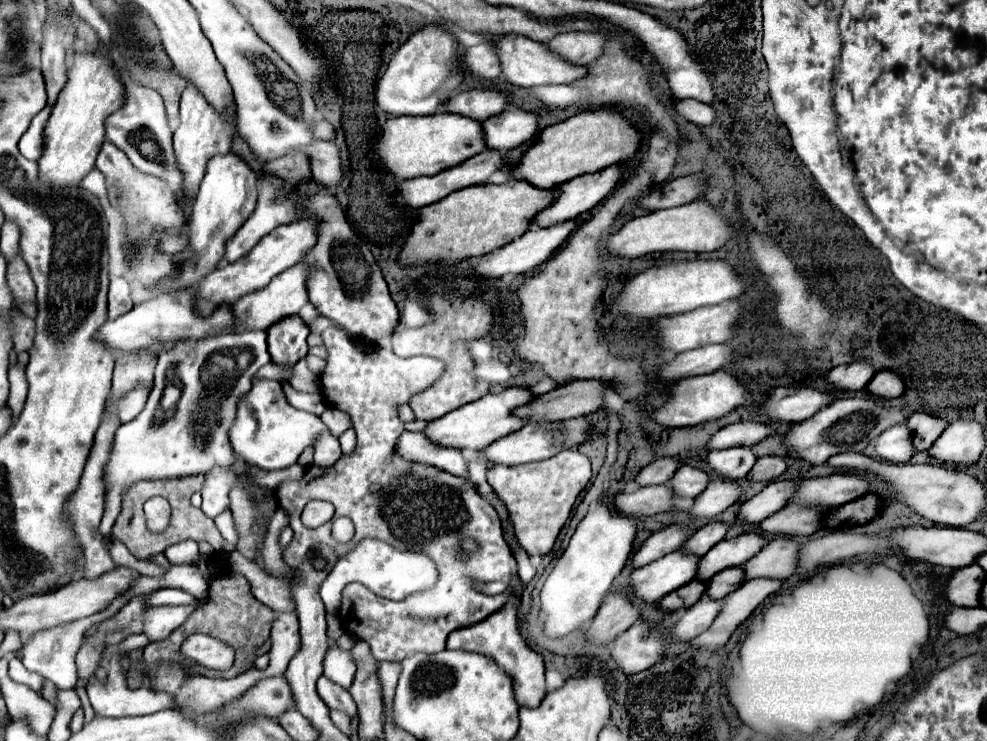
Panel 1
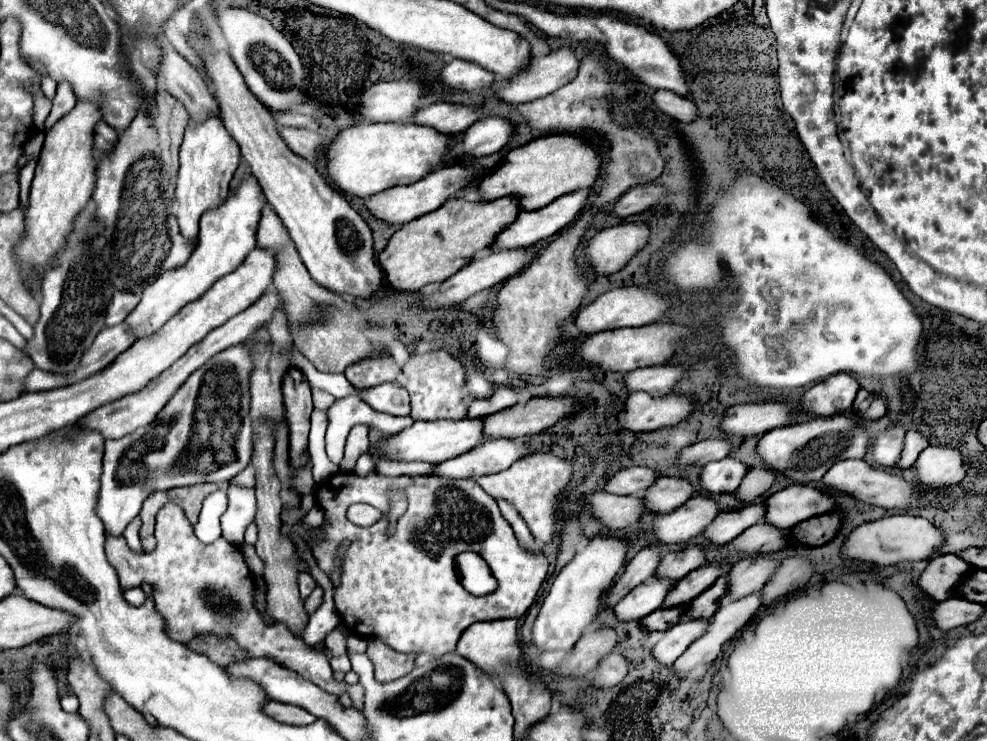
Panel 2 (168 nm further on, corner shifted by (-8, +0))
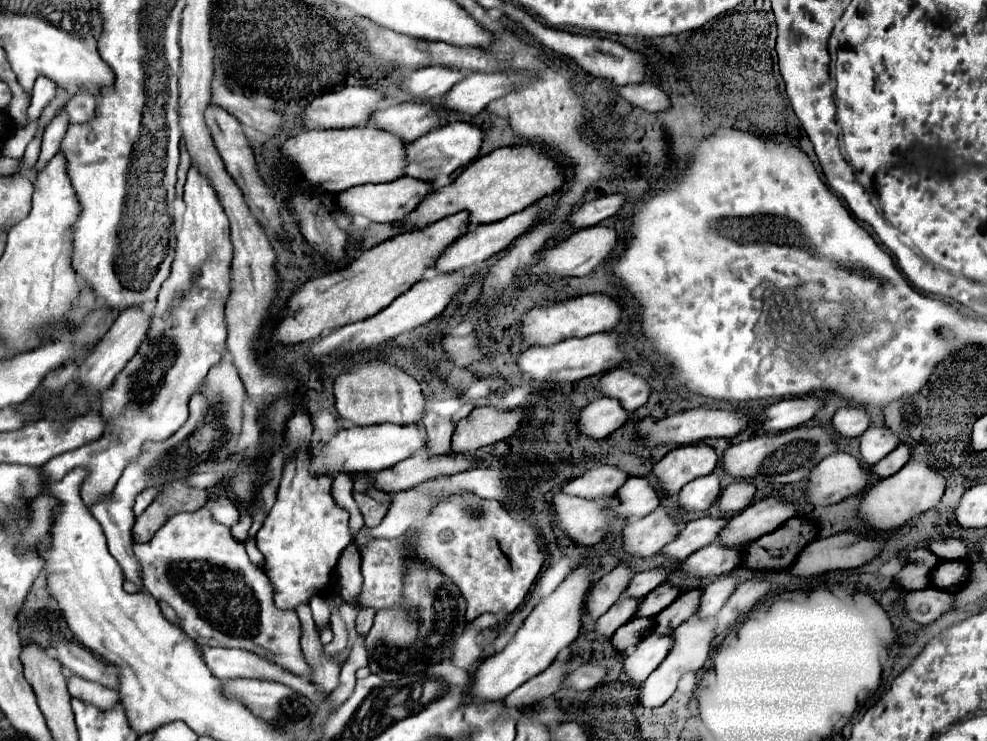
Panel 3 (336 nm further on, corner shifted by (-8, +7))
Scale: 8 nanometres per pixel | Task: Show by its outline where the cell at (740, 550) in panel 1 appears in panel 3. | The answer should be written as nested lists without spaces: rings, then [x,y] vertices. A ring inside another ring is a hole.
[[[660,585],[656,591],[648,593],[642,603],[640,603],[640,609],[636,611],[636,617],[656,617],[662,609],[666,609],[676,597],[680,595],[680,587],[676,585]]]

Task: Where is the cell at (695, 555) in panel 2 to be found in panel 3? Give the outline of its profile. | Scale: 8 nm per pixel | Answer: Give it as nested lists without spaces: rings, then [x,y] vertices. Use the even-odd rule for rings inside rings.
[[[662,567],[650,569],[650,571],[642,571],[642,573],[636,573],[634,579],[630,581],[626,593],[628,593],[630,597],[636,597],[636,599],[646,597],[652,589],[656,589],[662,581],[666,581],[666,577],[668,577],[668,571],[662,569]]]

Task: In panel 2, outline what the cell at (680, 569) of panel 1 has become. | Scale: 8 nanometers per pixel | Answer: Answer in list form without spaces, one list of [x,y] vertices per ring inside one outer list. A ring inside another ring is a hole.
[[[656,576],[648,578],[644,584],[634,588],[614,606],[614,616],[620,622],[632,622],[652,614],[656,608],[662,606],[664,596],[672,586],[674,586],[672,580],[658,580]]]

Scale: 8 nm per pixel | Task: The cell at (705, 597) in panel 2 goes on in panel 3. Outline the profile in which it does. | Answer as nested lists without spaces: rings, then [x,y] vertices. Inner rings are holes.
[[[690,589],[682,593],[672,605],[668,605],[662,613],[656,615],[656,633],[672,633],[680,623],[690,619],[700,609],[700,589]]]

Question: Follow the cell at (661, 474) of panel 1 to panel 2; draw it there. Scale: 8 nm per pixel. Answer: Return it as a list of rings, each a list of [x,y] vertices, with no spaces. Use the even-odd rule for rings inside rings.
[[[622,468],[618,470],[602,488],[610,494],[626,494],[626,496],[638,496],[656,480],[654,470],[650,468]]]

